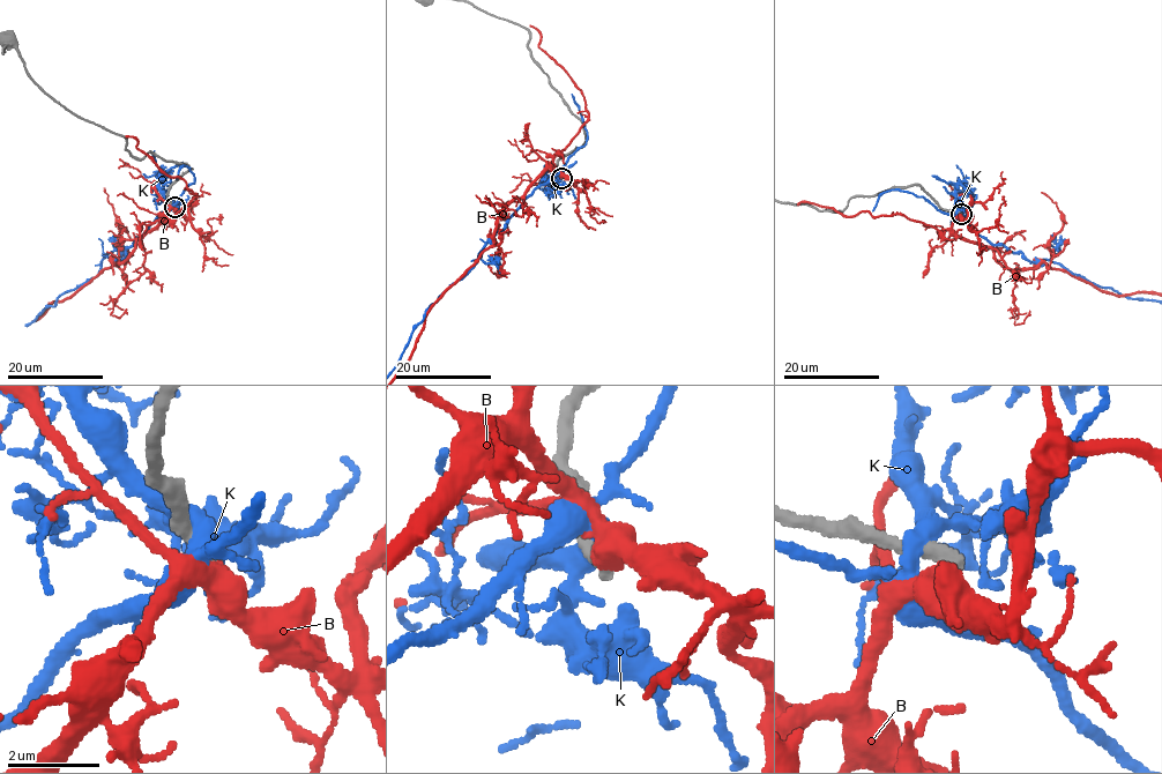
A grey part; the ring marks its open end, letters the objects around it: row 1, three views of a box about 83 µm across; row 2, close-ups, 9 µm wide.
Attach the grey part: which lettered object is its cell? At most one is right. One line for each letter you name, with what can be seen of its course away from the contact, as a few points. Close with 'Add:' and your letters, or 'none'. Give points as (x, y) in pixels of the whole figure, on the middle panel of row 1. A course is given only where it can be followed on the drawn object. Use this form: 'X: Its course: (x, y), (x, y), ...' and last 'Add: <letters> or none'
Add: none

